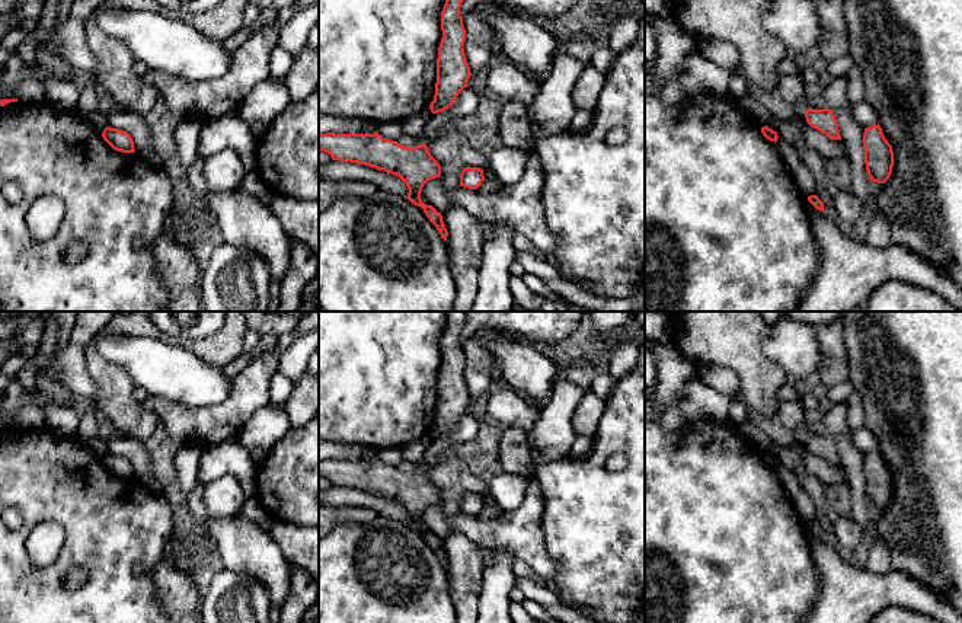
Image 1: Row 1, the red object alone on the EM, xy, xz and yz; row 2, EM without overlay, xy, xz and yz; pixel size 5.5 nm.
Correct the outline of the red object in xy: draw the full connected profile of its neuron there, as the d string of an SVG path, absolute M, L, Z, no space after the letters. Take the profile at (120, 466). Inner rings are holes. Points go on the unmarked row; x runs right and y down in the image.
M106 453L102 459L103 466L116 477L134 479L134 467L127 457Z

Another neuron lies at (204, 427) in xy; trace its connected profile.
M274 351L263 352L231 378L228 397L214 406L185 408L163 397L141 402L154 412L169 437L207 448L237 438L239 429L271 403L269 380L275 371Z

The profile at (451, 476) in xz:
M464 457L447 459L425 470L441 492L440 507L447 517L460 512L460 499L464 493L488 493L488 480L476 477L469 470Z

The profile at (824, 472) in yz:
M796 434L796 441L793 447L798 451L805 467L814 475L819 482L822 482L827 489L834 485L846 483L846 472L843 466L831 466L821 457L812 454L805 444L805 437L802 434Z

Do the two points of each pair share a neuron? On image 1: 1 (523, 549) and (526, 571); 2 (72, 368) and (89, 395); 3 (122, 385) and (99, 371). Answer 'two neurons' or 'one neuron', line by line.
1: two neurons
2: one neuron
3: one neuron

